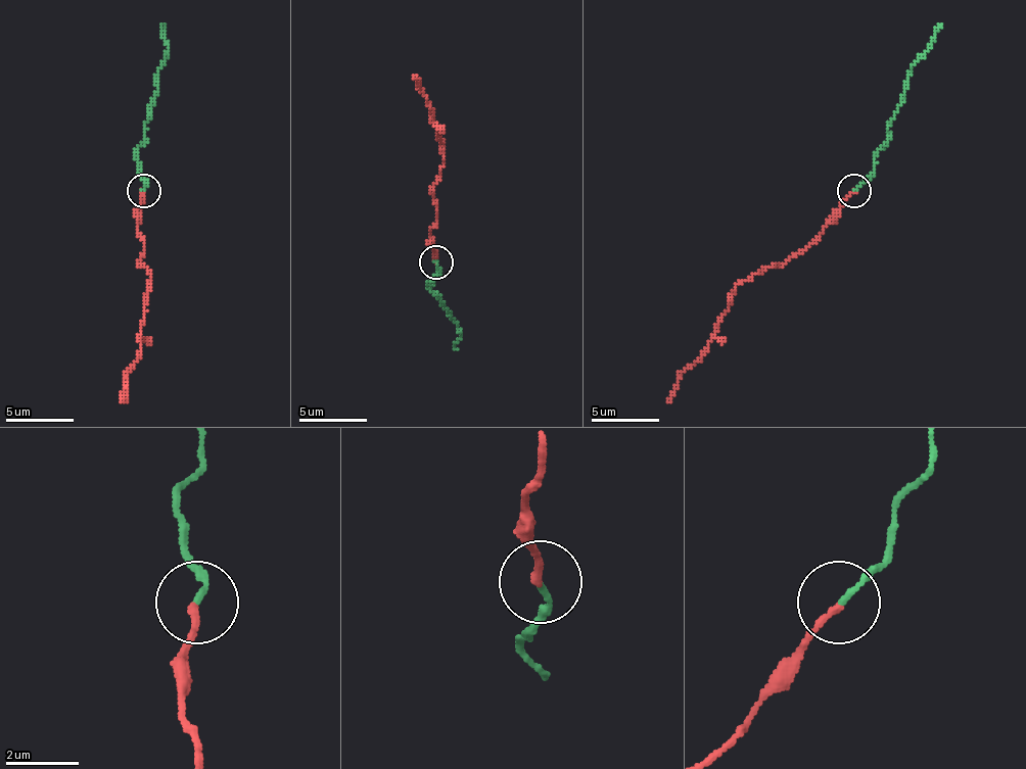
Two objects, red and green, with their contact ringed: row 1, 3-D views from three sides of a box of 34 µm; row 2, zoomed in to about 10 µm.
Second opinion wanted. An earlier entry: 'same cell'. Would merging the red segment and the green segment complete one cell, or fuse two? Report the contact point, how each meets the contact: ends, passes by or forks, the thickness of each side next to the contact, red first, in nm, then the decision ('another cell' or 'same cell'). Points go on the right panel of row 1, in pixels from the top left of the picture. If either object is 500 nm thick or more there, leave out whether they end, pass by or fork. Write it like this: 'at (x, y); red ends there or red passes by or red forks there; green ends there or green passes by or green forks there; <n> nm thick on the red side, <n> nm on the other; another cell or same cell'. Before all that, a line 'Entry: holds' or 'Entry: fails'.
Entry: fails
at (854, 190); red ends there; green ends there; 200 nm thick on the red side, 150 nm on the other; another cell

